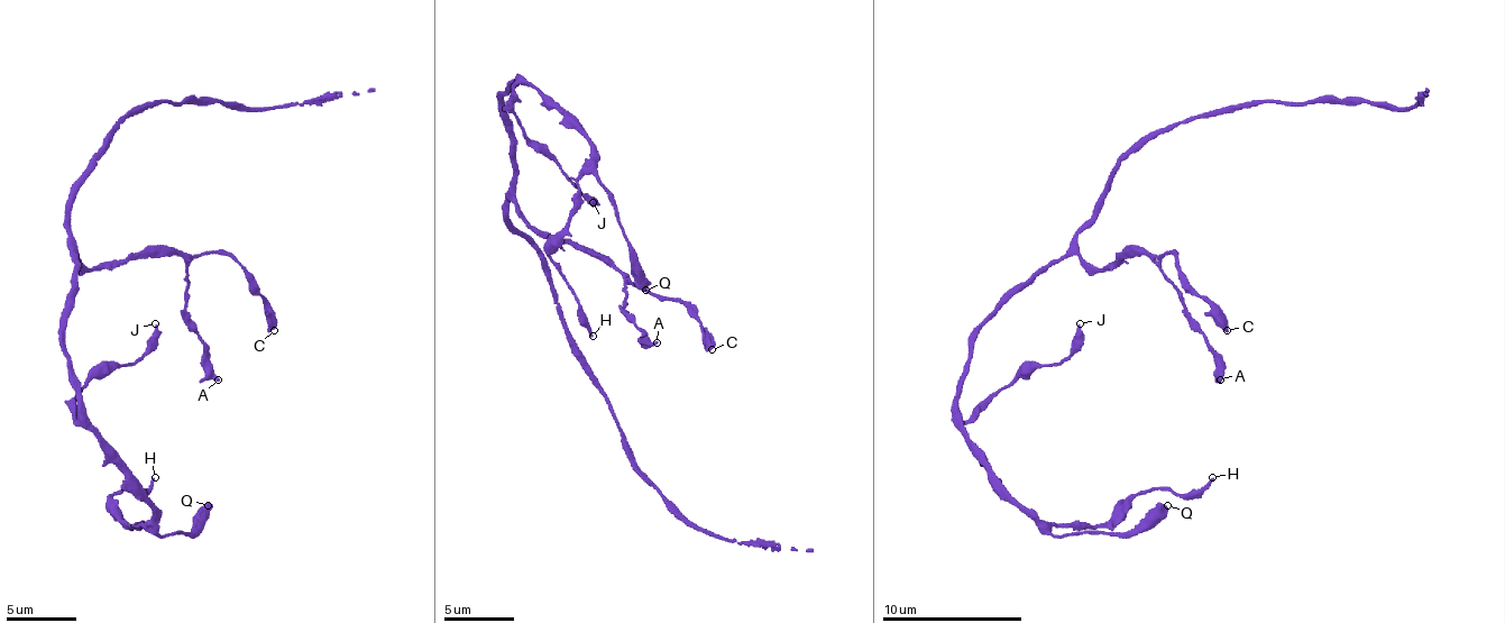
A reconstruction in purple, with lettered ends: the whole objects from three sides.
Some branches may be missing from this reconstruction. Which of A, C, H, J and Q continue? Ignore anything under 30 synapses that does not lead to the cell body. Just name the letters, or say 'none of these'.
none of these

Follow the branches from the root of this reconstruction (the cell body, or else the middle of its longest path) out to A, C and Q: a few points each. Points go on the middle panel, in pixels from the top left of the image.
A: (510, 192), (510, 199), (533, 227), (604, 255), (624, 276), (624, 314), (645, 339), (657, 342)
C: (510, 192), (533, 227), (576, 241), (604, 255), (632, 283), (673, 296), (701, 324), (712, 349)
Q: (510, 192), (513, 126), (502, 98), (526, 80), (589, 143), (589, 167), (629, 245), (632, 276), (645, 290)

